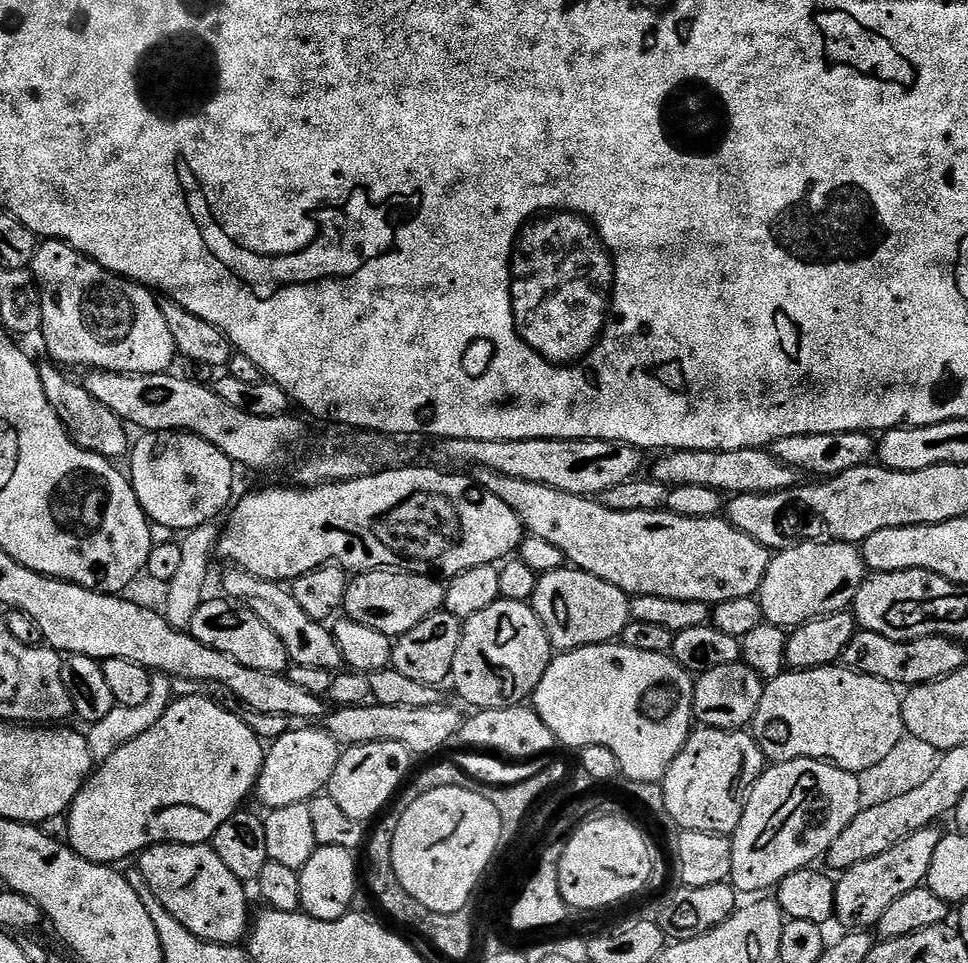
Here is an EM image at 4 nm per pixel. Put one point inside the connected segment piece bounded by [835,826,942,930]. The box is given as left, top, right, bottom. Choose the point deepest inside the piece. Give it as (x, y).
(863, 893)

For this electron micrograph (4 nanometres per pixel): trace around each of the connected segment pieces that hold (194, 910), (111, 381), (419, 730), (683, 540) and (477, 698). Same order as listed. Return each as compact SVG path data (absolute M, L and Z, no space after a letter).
M153 844L152 847L144 849L139 853L138 871L154 890L154 895L158 897L158 902L166 906L166 910L190 934L194 934L200 940L214 942L215 944L239 945L247 937L250 931L250 916L248 920L248 892L245 881L238 879L230 870L226 870L226 862L218 858L216 851L208 844Z
M92 370L83 377L84 388L102 406L114 410L118 418L125 425L132 424L144 432L192 432L195 436L201 436L210 441L222 454L226 454L233 465L244 468L276 468L287 460L292 460L308 444L308 428L293 414L282 416L271 416L262 418L258 414L246 414L246 410L238 410L238 406L230 406L230 402L222 402L218 394L211 387L204 384L195 384L192 380L183 380L180 376L173 374L134 374L133 372L101 372Z
M369 702L353 708L336 708L323 717L323 727L341 746L373 744L376 741L396 741L406 745L415 755L436 751L460 731L462 716L452 708L434 706L430 708L382 707Z
M489 468L479 469L474 479L483 488L490 490L490 494L498 494L498 498L502 498L502 502L506 502L506 506L510 506L520 516L531 535L550 542L550 546L558 546L571 567L618 586L629 597L654 594L658 598L697 600L715 606L730 598L755 597L768 569L769 549L763 548L754 538L742 534L742 530L724 518L686 518L667 510L619 512L610 510L599 499L566 494L538 482L524 482L522 478L498 474Z
M503 598L494 601L486 610L478 610L470 619L463 621L462 642L458 642L458 654L454 654L454 666L450 684L471 707L476 710L486 708L510 708L520 706L535 693L542 674L554 659L552 640L542 626L538 614L528 602L510 602Z

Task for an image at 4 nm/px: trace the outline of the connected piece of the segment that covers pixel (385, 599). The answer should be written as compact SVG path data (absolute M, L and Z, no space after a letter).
M403 570L361 572L349 579L342 612L347 619L362 622L362 626L370 626L370 630L378 630L382 634L395 638L406 634L406 630L414 630L414 626L418 626L422 618L430 618L430 614L441 611L444 608L444 589L445 585L439 579L428 574Z

